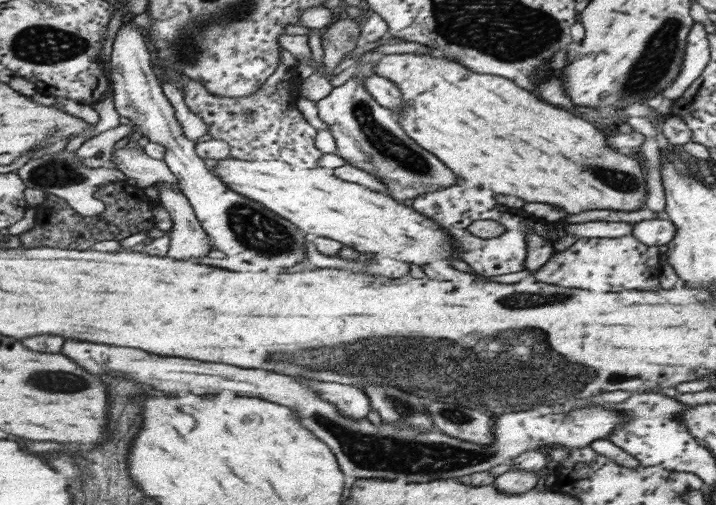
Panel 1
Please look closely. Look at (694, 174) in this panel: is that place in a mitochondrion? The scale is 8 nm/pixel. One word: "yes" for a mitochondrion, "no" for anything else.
no

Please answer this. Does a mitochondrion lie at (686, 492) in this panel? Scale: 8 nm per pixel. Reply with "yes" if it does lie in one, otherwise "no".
no

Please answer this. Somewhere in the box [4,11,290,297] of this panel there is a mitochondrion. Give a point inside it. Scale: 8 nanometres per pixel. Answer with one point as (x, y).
(50, 46)

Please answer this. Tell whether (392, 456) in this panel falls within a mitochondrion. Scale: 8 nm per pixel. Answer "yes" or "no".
yes

